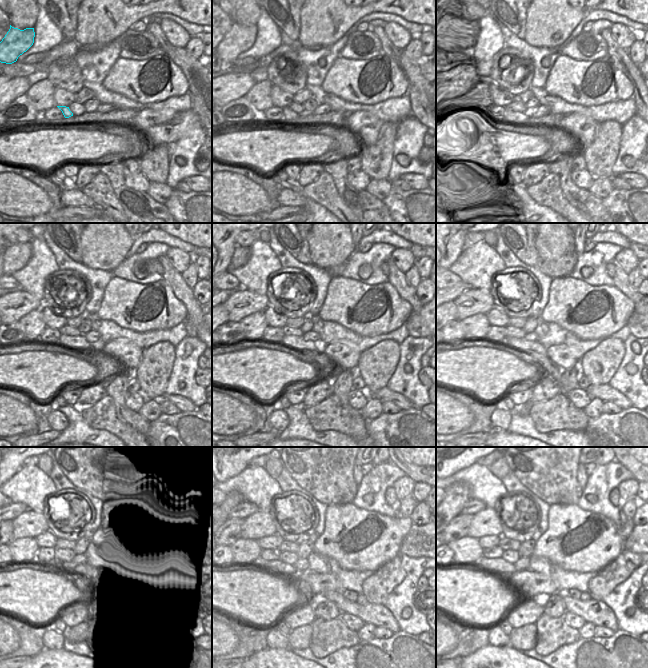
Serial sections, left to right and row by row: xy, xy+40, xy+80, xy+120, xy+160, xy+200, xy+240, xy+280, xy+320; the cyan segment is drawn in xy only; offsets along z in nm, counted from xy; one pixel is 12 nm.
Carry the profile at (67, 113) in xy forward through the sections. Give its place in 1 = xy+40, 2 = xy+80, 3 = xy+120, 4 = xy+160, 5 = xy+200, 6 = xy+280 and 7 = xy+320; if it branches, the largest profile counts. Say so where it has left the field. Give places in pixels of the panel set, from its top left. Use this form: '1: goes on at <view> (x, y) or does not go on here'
1: goes on at xy+40 (289, 114)
2: goes on at xy+80 (516, 117)
3: goes on at xy+120 (76, 343)
4: goes on at xy+160 (313, 352)
5: goes on at xy+200 (537, 352)
6: goes on at xy+280 (377, 614)
7: goes on at xy+320 (596, 612)

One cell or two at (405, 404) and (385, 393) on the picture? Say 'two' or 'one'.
one

